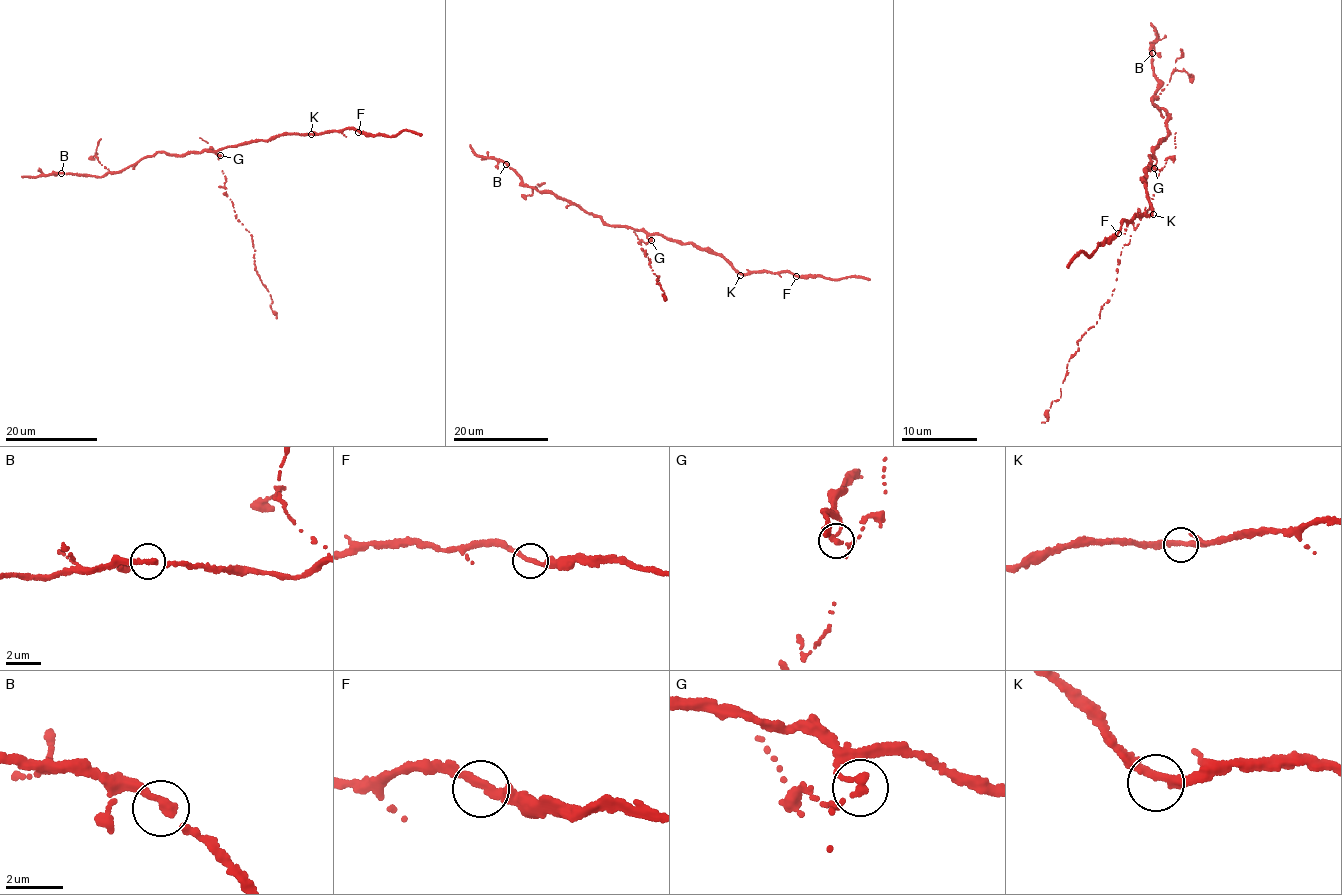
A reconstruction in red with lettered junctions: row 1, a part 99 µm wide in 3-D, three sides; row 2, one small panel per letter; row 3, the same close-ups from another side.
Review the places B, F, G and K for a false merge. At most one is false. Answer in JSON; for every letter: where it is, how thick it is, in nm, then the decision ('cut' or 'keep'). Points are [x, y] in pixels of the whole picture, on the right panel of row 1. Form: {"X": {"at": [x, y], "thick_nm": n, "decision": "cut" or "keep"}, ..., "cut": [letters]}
{"B": {"at": [1152, 53], "thick_nm": 280, "decision": "keep"}, "F": {"at": [1118, 233], "thick_nm": 280, "decision": "keep"}, "G": {"at": [1154, 168], "thick_nm": 240, "decision": "cut"}, "K": {"at": [1153, 214], "thick_nm": 280, "decision": "keep"}, "cut": ["G"]}

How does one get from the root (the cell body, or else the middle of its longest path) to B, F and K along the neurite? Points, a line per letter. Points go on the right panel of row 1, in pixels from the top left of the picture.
B: (1149, 158), (1170, 131), (1166, 119), (1170, 115), (1152, 100), (1160, 86), (1153, 73), (1152, 53)
F: (1149, 158), (1141, 180), (1152, 210), (1146, 217), (1123, 221), (1118, 233)
K: (1149, 158), (1149, 168), (1143, 171), (1141, 180), (1153, 214)

